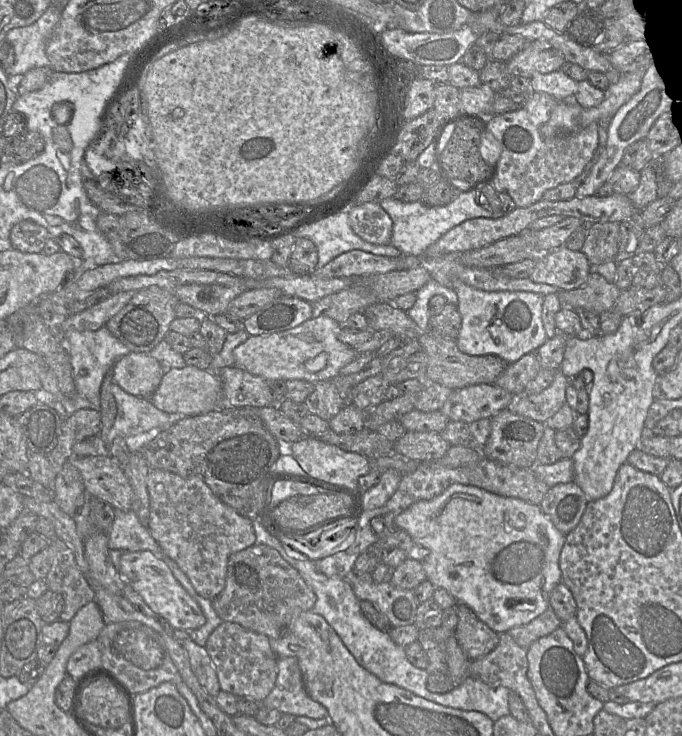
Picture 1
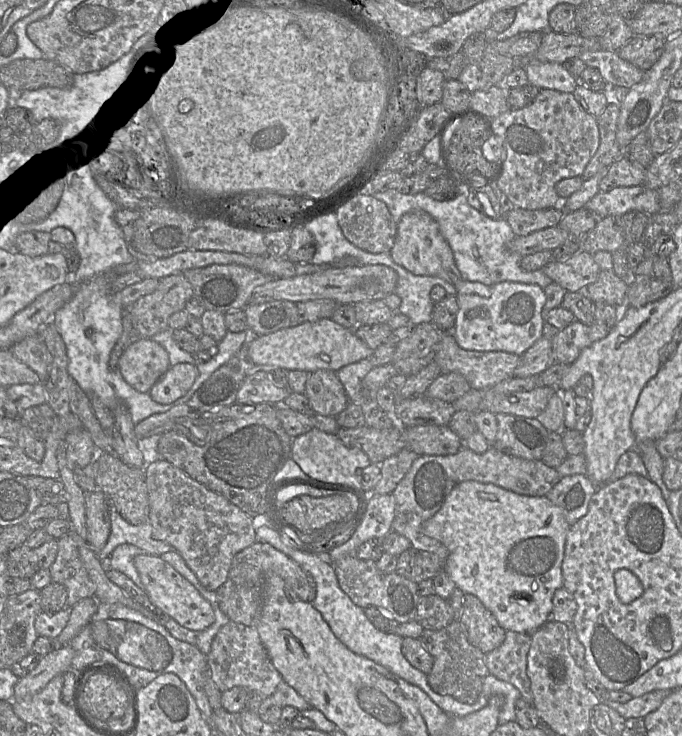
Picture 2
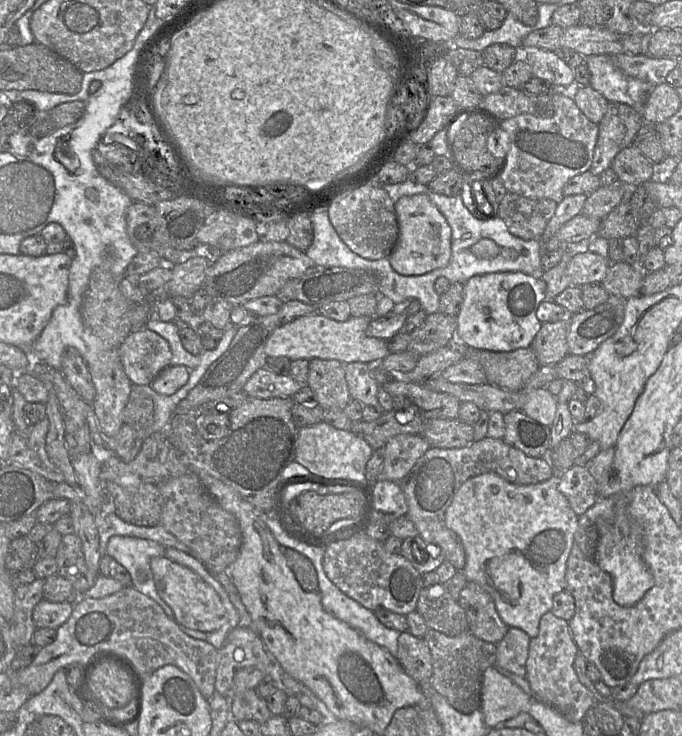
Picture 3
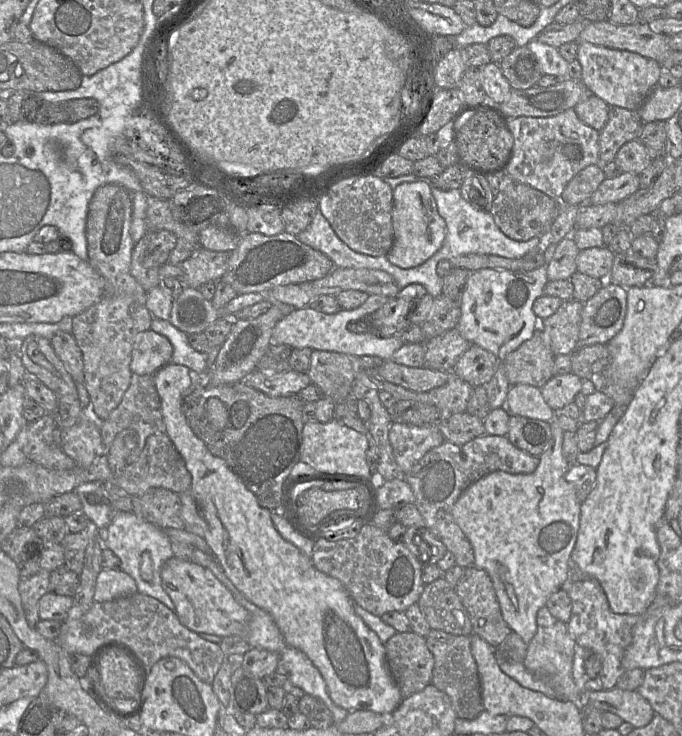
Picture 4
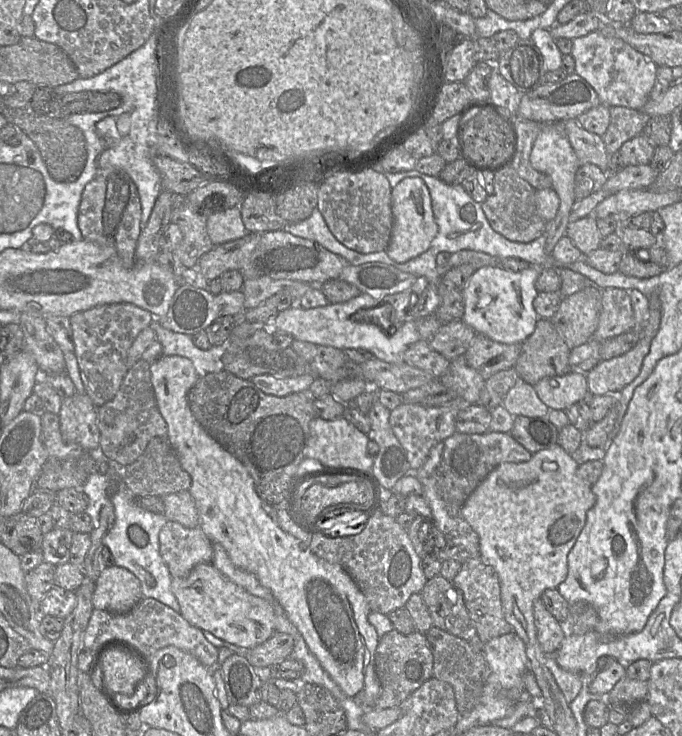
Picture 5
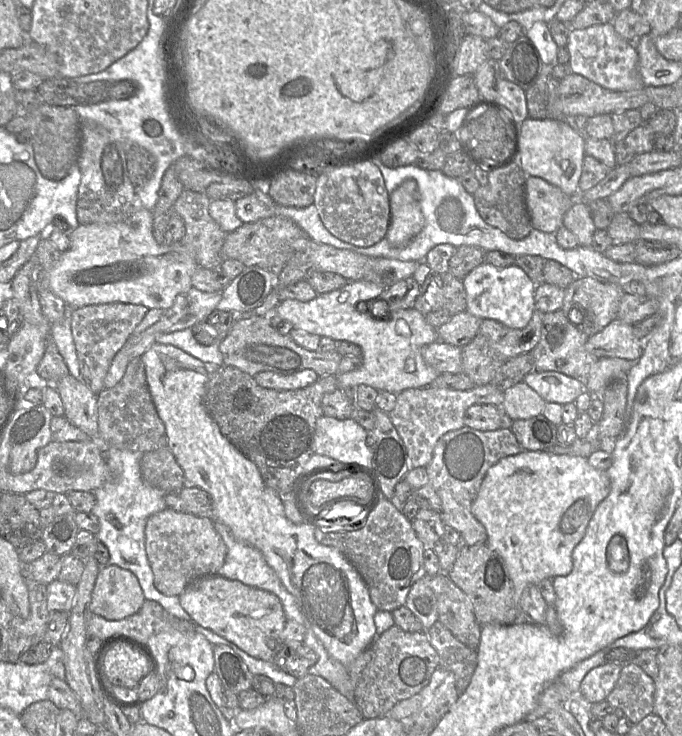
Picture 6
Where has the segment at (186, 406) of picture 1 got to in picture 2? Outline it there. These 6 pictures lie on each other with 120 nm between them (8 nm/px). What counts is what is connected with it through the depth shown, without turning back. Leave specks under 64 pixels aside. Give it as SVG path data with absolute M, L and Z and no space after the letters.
M178 363L167 370L149 394L159 404L171 404L188 392L197 375L196 365Z

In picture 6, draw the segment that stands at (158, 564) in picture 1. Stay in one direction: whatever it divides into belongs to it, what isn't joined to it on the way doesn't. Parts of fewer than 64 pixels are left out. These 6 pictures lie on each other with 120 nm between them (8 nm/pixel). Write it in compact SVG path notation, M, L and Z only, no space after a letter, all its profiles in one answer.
M215 574L193 580L179 595L179 600L182 608L191 616L195 624L199 624L236 644L252 657L271 661L282 647L282 631L287 619L280 599L269 591Z

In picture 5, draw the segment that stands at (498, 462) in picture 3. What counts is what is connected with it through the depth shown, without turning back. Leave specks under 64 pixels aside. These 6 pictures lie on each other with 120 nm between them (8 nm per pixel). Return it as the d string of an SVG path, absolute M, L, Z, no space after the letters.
M488 431L483 434L464 434L455 432L450 437L433 446L422 467L412 471L423 486L422 496L431 509L433 520L445 535L446 543L452 542L458 548L458 560L461 563L480 557L479 536L462 515L462 507L466 499L498 465L505 462L527 462L531 457L532 454L519 444L510 433Z

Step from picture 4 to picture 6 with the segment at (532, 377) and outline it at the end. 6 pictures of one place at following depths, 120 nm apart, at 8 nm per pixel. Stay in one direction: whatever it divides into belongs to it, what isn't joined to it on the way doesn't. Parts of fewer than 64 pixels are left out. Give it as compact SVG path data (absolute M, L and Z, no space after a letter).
M562 310L543 314L540 340L529 352L532 355L534 370L560 372L579 380L586 386L591 368L599 360L586 350L588 338L589 336L574 325Z

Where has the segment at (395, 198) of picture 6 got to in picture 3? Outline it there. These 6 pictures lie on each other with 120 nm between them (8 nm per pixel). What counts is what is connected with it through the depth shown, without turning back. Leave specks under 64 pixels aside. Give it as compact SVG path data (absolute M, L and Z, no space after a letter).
M425 194L402 196L394 203L398 239L388 256L391 267L404 276L418 276L444 268L451 258L451 228Z

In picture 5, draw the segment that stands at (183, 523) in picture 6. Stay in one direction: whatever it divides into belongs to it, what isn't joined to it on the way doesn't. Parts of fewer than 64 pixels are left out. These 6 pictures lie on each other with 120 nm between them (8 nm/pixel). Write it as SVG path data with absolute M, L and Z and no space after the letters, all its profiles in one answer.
M167 521L159 533L159 550L172 578L184 577L196 565L212 563L213 559L213 542L199 526L187 528L173 521Z

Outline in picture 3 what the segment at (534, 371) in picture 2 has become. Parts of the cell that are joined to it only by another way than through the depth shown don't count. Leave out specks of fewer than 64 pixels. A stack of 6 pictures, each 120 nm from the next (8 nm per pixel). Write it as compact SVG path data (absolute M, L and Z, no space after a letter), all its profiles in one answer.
M569 321L542 323L530 346L540 366L556 365L569 354L568 331Z

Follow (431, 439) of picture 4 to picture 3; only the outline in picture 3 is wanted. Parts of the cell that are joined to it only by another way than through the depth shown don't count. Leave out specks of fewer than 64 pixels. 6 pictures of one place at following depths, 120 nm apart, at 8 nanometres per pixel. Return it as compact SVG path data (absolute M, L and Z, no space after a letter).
M421 434L394 436L383 448L383 465L379 479L399 482L430 447Z

